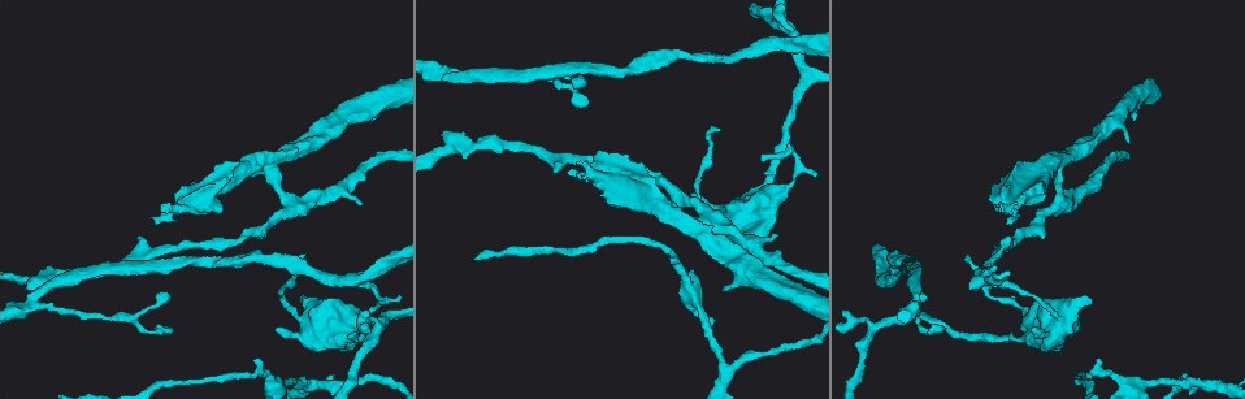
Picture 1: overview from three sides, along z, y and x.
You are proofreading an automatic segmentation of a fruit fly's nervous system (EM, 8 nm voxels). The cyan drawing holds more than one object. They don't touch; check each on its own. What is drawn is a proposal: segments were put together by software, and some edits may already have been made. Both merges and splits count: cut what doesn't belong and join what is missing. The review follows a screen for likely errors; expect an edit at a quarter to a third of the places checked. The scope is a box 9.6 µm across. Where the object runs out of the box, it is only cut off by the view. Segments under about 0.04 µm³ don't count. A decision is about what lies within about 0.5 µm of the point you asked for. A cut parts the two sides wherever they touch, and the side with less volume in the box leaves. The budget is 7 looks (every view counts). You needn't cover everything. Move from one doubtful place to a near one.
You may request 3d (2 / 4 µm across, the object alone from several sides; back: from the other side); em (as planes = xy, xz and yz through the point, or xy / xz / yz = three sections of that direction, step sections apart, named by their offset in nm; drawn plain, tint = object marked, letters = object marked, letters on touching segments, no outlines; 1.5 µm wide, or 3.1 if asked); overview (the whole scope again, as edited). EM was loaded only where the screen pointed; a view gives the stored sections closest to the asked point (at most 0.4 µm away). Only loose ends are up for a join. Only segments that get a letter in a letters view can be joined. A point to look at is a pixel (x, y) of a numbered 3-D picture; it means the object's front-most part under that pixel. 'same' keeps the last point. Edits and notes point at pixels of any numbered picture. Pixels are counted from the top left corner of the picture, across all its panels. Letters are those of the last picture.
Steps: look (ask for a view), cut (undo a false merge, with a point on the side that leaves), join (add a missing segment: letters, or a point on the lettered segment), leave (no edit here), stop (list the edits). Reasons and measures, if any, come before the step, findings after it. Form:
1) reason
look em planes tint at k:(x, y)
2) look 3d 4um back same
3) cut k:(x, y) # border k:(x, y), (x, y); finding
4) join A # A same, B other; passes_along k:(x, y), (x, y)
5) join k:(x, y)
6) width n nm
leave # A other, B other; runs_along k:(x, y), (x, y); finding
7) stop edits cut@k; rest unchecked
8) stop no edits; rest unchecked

arms part here
look em xy step 4 tint at 1:(1062, 163)

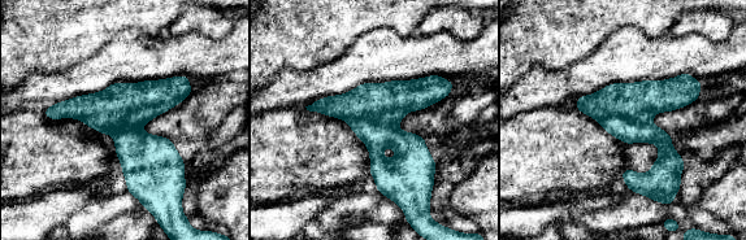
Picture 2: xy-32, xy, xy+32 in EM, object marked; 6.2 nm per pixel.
look em planes letters same

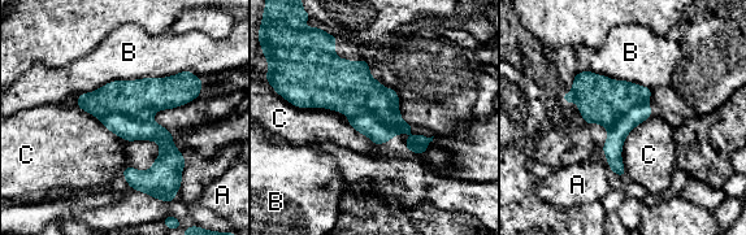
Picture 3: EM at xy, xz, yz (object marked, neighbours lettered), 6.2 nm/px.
width 320 nm
cut 3:(129, 127) # A other, B other, C other; part_leaving 3:(104, 113), (165, 144), (152, 192); two neurons meet here

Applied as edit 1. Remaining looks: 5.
redraw
look overview

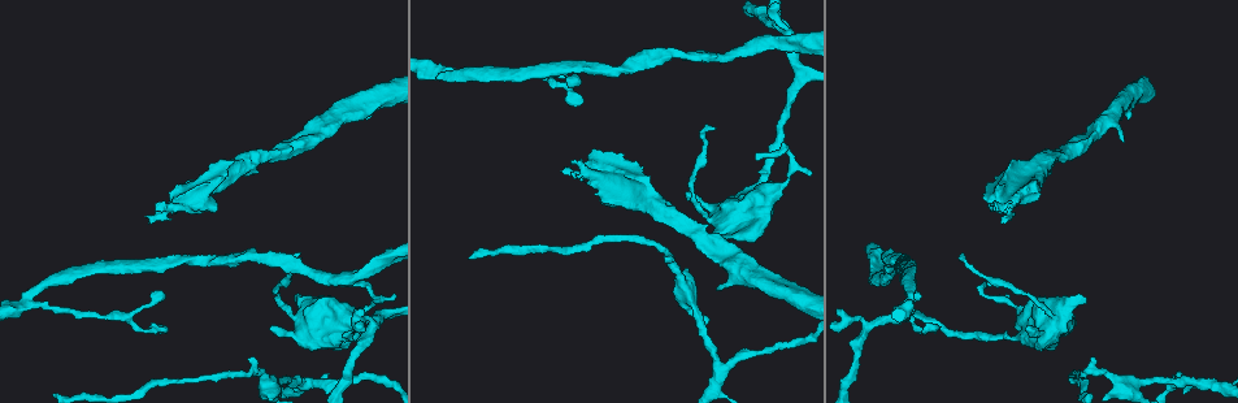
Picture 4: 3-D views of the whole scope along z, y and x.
look em planes letters at 4:(272, 328)

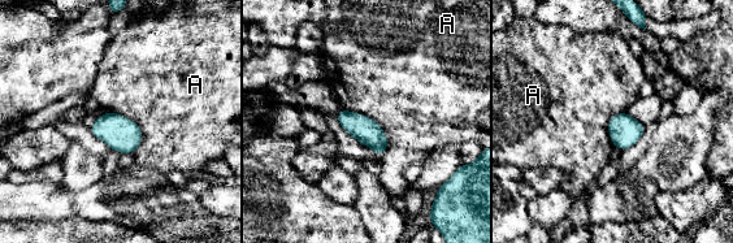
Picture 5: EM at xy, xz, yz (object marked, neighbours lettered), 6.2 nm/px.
width 160 nm
leave # A other; none of them fits

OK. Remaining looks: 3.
stop edits cut@3; rest unchecked

